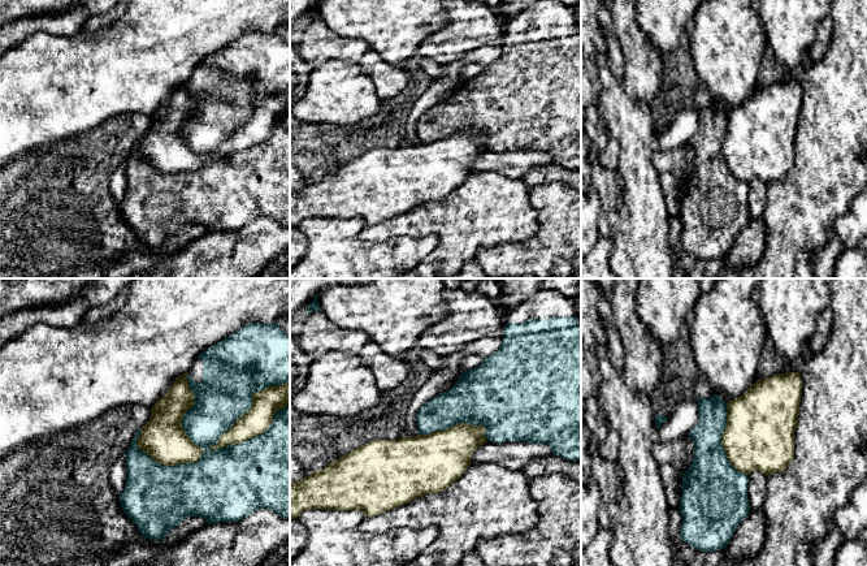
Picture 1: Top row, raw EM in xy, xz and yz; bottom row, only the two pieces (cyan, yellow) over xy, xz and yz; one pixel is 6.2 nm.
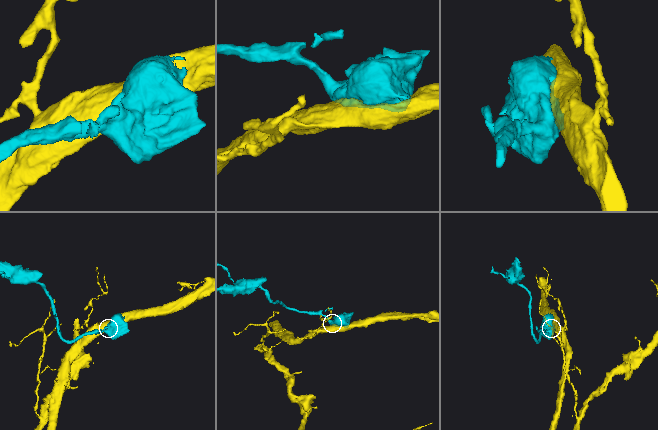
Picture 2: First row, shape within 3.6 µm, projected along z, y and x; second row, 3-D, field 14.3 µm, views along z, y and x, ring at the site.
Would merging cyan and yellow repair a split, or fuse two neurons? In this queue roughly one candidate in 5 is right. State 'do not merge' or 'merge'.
do not merge

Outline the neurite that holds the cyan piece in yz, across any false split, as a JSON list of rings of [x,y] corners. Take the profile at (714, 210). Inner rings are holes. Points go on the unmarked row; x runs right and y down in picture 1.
[[[714,103],[711,107],[698,107],[698,131],[688,144],[694,151],[694,168],[682,182],[682,204],[680,220],[682,232],[681,249],[702,260],[725,258],[737,234],[750,220],[747,208],[749,183],[737,180],[728,169],[721,146],[727,135],[727,111]]]

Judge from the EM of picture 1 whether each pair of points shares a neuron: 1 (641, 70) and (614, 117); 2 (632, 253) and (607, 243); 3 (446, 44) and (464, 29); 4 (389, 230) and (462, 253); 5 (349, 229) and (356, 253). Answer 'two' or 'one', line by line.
1: two
2: two
3: one
4: one
5: one

